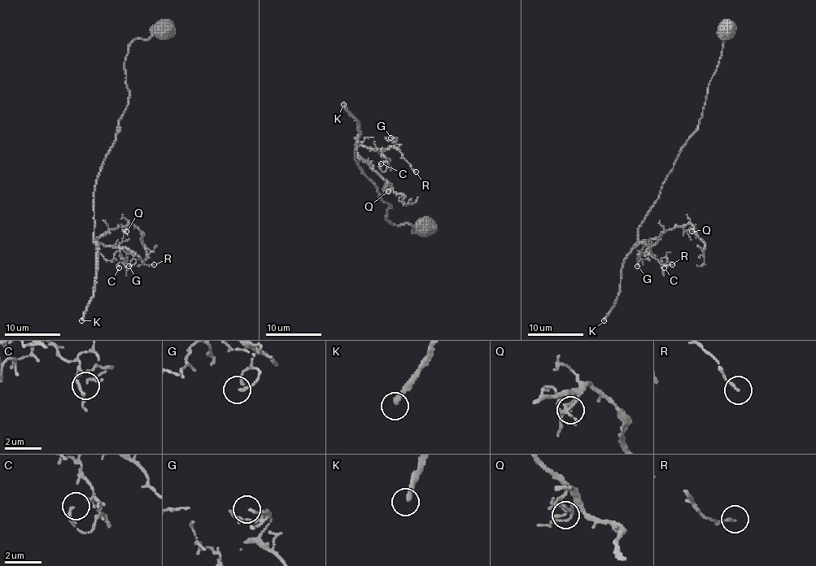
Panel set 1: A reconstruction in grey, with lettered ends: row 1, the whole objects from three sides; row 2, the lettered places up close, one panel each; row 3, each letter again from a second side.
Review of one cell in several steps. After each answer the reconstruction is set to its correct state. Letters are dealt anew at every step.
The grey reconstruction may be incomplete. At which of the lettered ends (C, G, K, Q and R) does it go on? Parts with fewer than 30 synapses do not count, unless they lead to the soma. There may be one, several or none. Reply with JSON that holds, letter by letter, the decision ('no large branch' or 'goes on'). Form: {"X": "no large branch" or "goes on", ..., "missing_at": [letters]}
{"C": "no large branch", "G": "no large branch", "K": "goes on", "Q": "no large branch", "R": "no large branch", "missing_at": ["K"]}

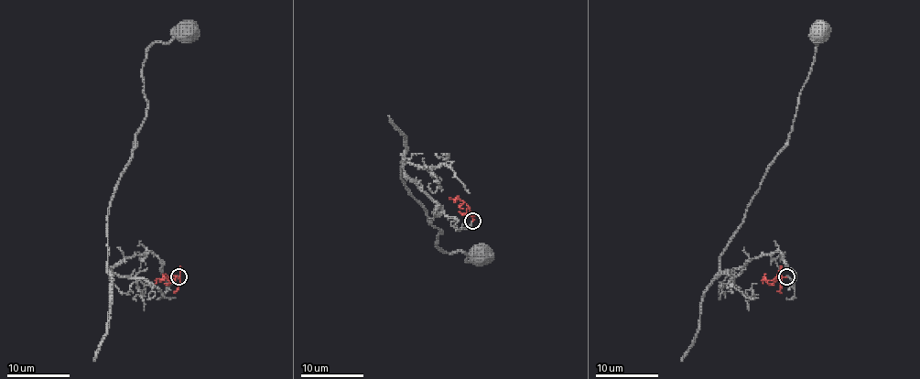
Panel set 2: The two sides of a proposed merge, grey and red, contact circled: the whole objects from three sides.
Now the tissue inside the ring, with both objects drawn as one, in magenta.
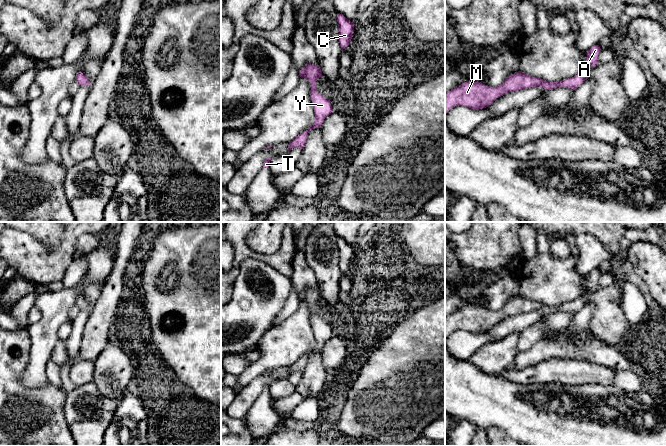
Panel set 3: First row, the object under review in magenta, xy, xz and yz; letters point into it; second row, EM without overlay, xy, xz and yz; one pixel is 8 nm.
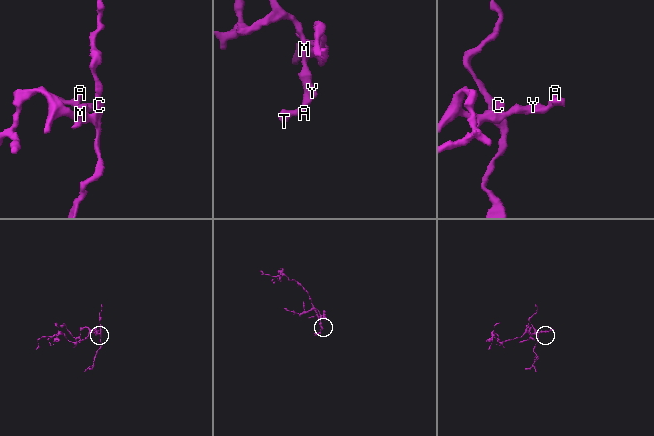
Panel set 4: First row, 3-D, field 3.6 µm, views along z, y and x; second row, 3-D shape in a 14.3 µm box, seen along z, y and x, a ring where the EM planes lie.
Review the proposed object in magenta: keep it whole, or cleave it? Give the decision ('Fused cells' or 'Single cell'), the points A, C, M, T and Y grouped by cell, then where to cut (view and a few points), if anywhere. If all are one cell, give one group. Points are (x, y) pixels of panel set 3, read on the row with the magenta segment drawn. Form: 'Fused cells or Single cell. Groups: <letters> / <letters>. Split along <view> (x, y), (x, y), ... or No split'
Single cell. Groups: A C M T Y. No split

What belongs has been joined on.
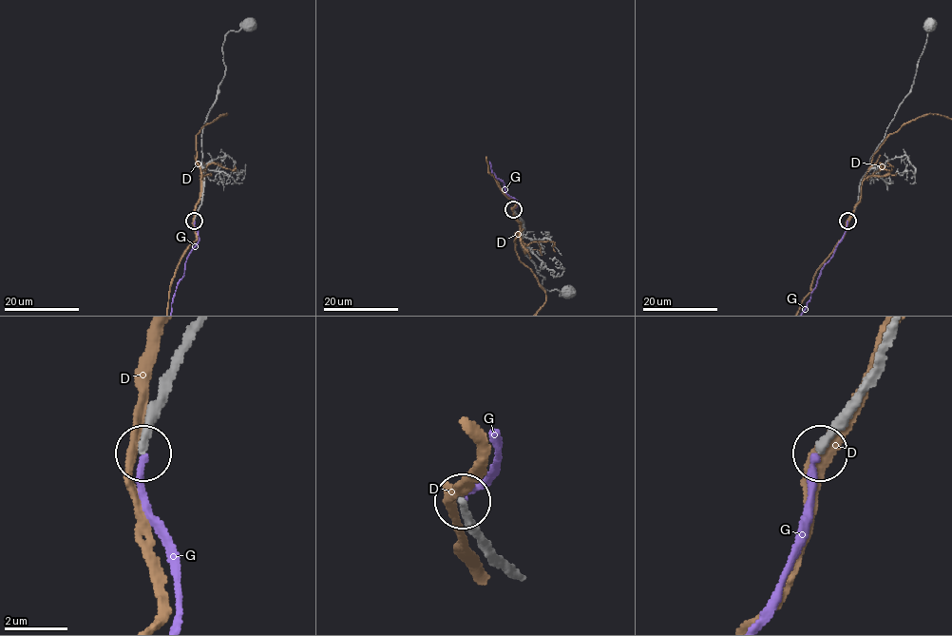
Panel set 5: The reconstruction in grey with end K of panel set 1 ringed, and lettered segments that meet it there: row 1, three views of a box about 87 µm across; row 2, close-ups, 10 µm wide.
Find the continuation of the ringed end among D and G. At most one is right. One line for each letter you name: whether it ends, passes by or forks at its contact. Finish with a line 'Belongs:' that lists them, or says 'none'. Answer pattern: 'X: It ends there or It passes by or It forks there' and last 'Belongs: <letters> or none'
Belongs: none

